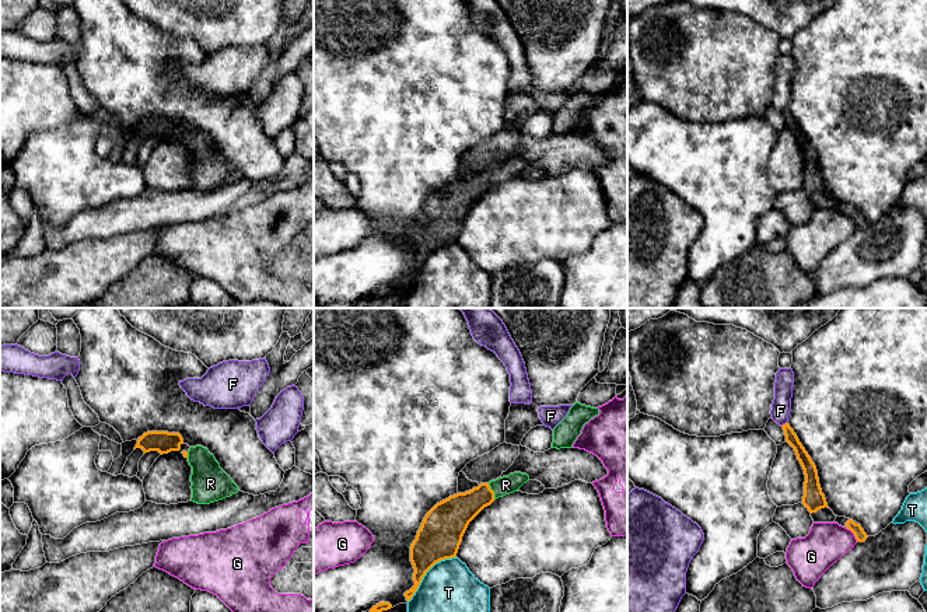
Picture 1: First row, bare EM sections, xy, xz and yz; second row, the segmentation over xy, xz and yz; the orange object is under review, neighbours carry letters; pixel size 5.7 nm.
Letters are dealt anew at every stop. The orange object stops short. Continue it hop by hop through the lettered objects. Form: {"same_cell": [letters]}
{"same_cell": ["R"]}

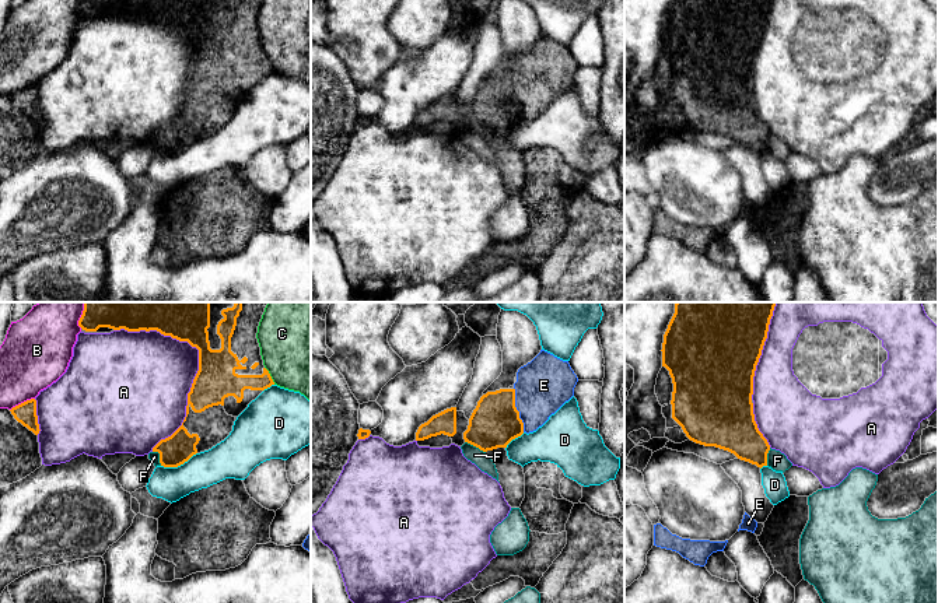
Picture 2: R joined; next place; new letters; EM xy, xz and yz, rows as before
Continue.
{"same_cell": ["E"]}

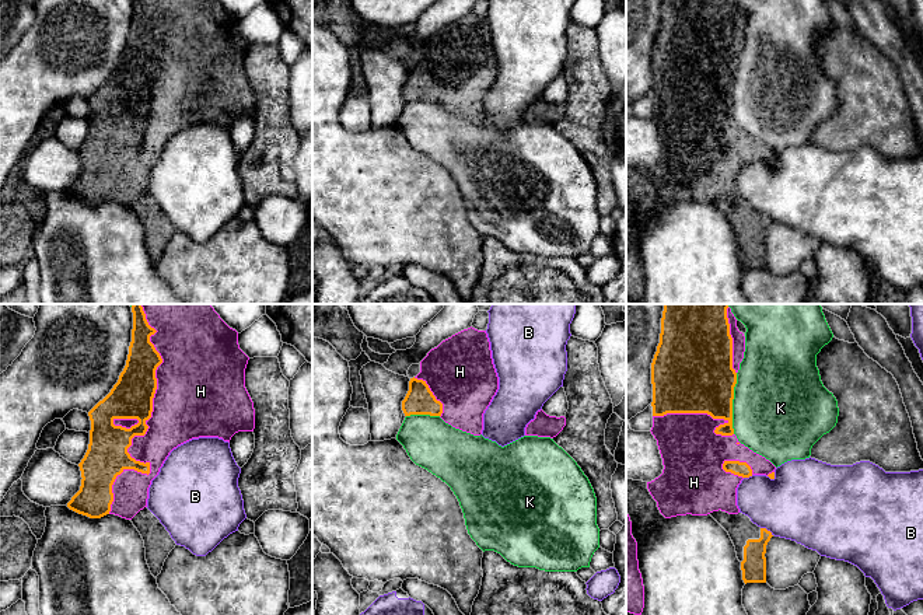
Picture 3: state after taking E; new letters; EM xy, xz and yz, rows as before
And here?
{"same_cell": ["H"]}

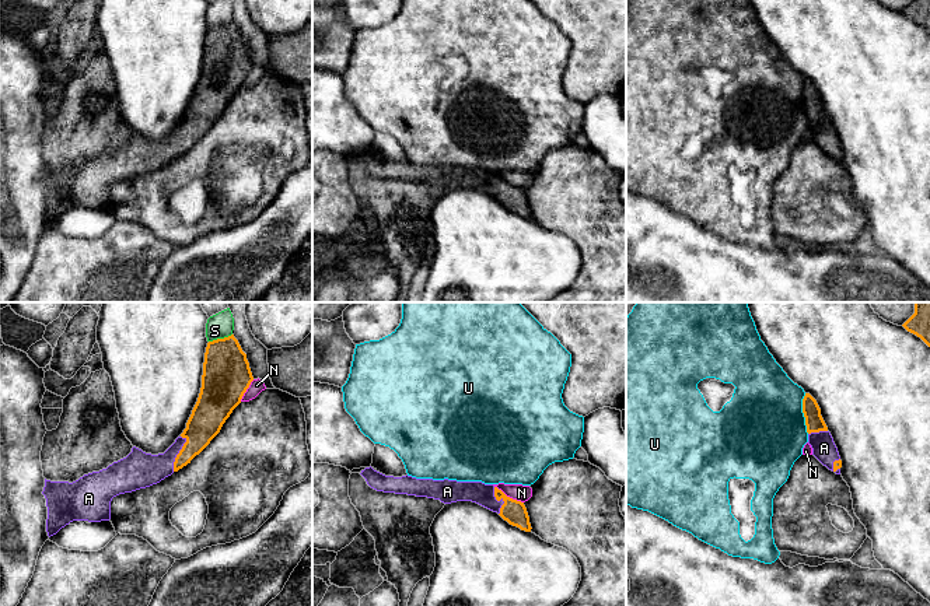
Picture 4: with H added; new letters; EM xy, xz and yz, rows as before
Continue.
{"same_cell": ["A"]}

